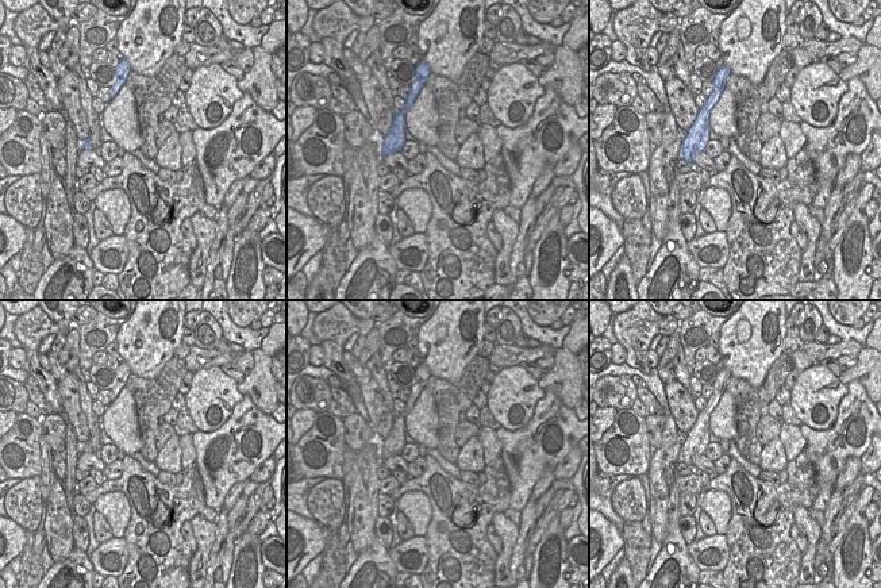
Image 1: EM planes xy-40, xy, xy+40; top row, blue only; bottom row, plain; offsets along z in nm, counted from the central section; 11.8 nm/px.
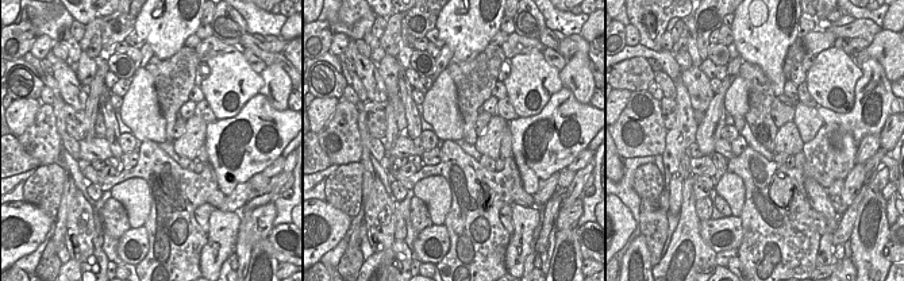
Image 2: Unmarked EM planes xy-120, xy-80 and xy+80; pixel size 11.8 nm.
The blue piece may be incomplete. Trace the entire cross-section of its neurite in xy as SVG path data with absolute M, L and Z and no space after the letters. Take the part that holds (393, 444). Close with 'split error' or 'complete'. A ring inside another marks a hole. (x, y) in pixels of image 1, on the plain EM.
M419 364L415 369L413 385L411 387L411 393L405 401L404 411L395 416L389 435L382 442L381 464L388 457L401 456L403 447L405 446L405 416L426 388L430 377L431 373L426 364Z | complete

